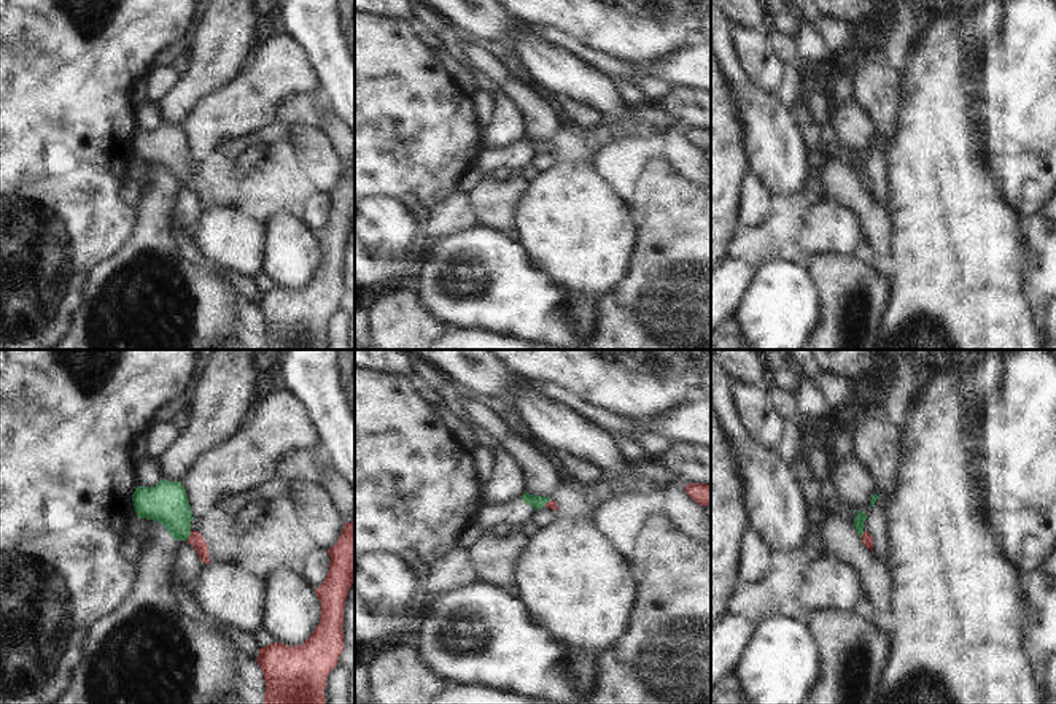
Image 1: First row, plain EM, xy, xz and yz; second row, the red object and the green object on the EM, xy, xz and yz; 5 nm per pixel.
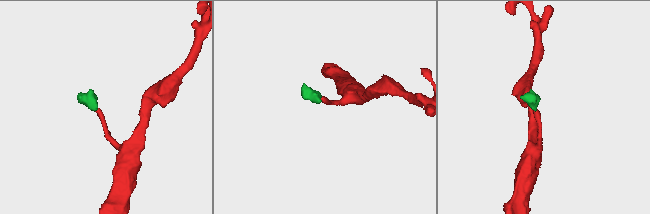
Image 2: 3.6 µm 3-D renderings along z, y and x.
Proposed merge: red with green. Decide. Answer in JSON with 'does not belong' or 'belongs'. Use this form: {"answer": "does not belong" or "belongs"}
{"answer": "belongs"}

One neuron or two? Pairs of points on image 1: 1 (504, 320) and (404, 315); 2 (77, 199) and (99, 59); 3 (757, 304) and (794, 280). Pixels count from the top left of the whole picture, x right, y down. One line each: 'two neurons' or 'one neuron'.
1: two neurons
2: one neuron
3: one neuron

